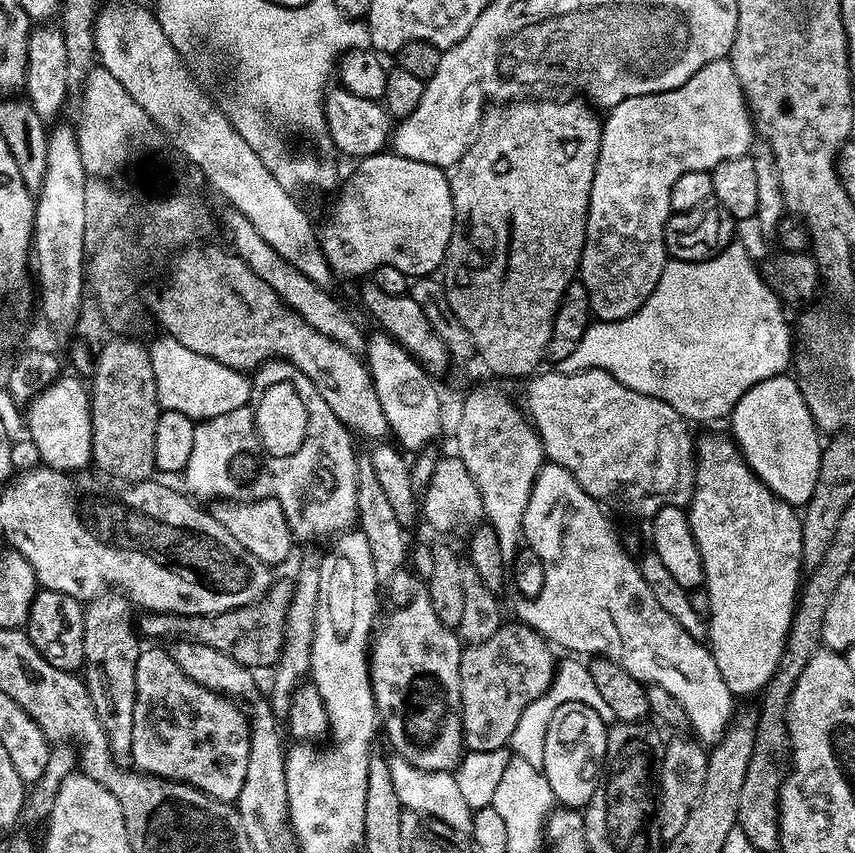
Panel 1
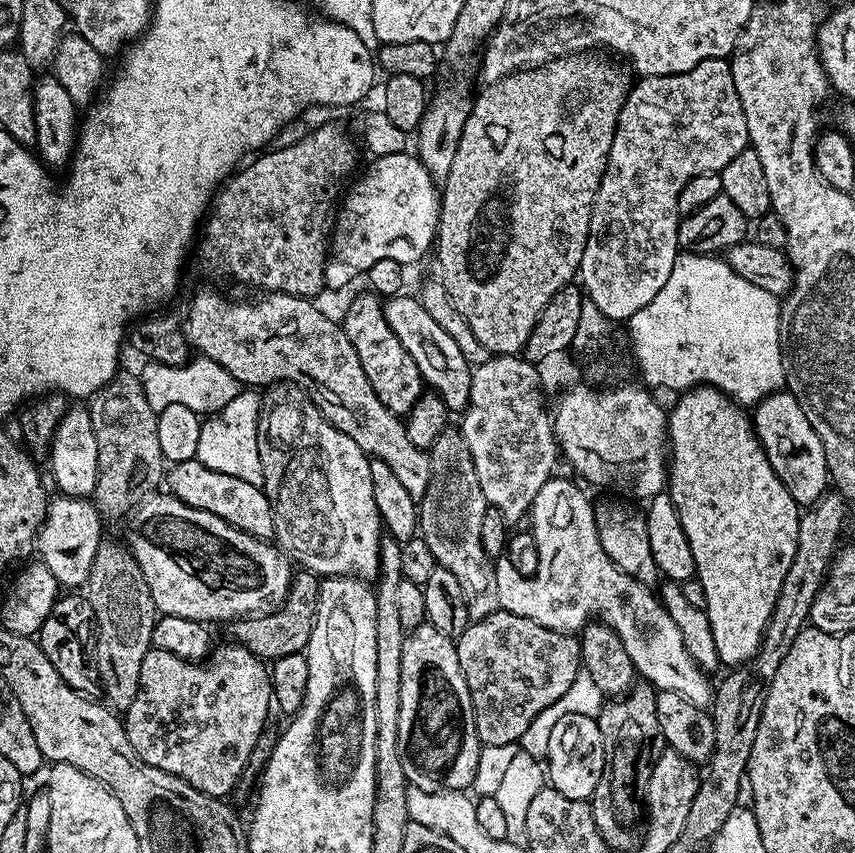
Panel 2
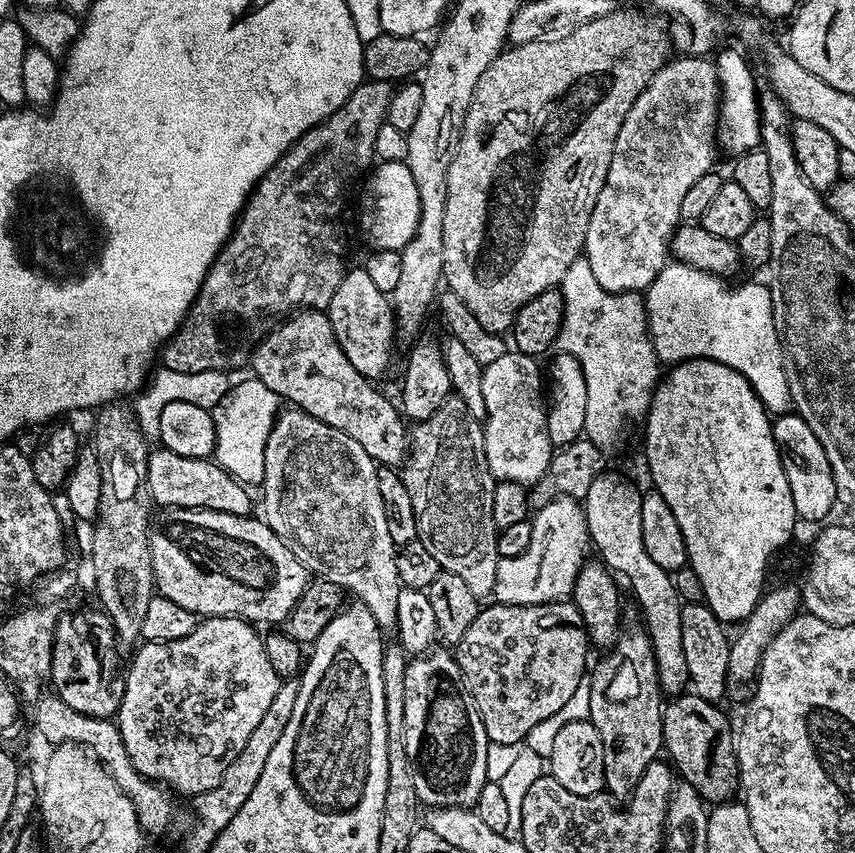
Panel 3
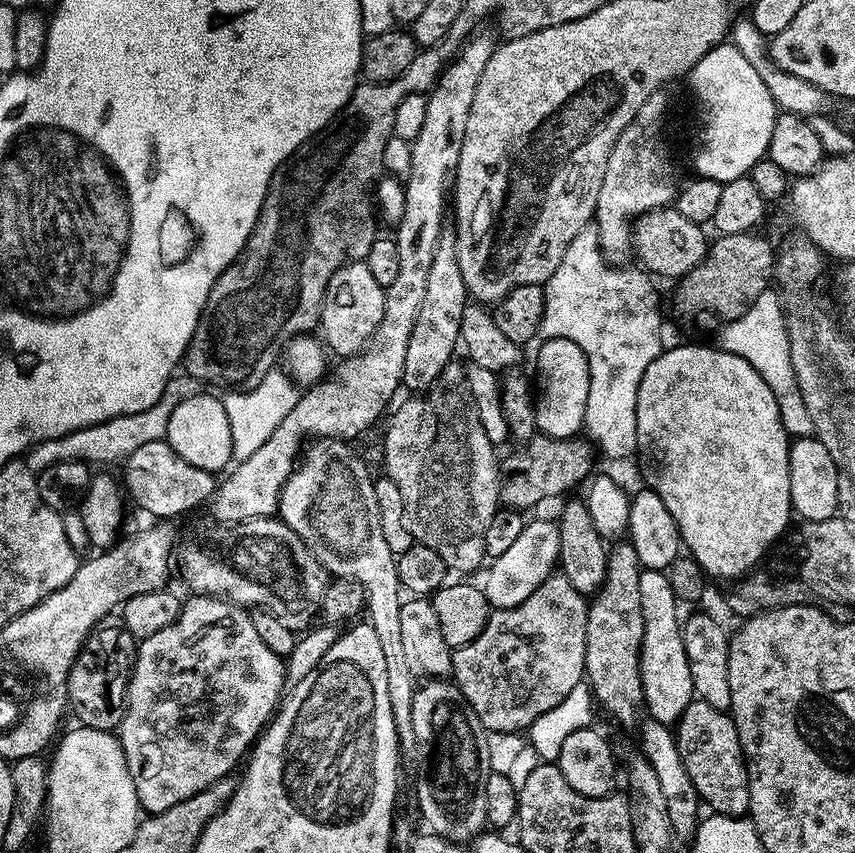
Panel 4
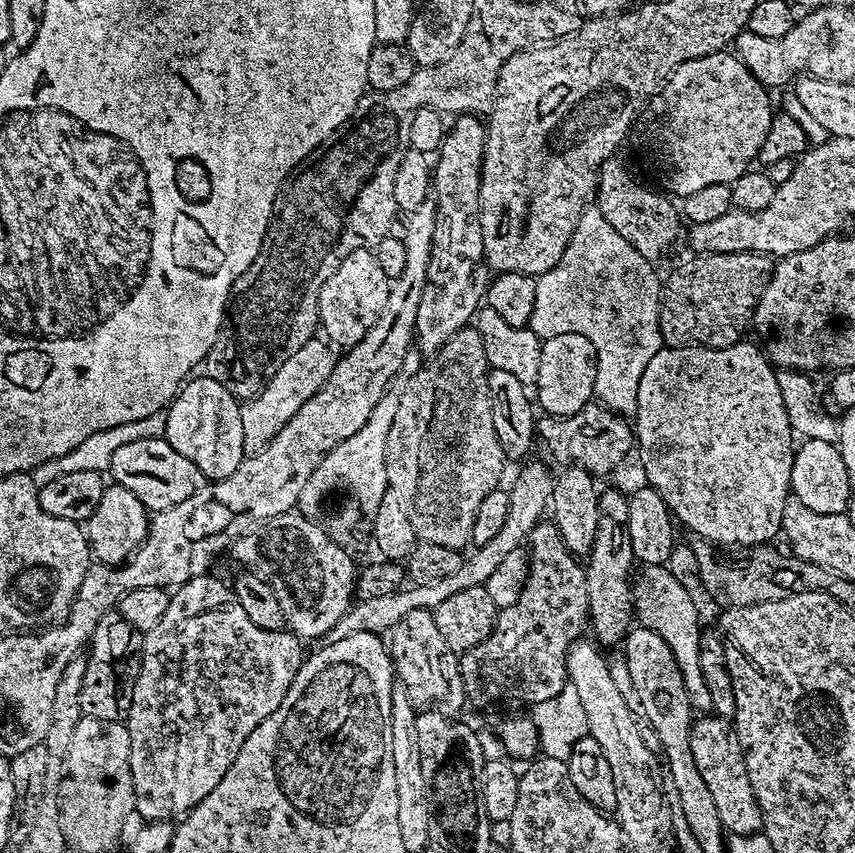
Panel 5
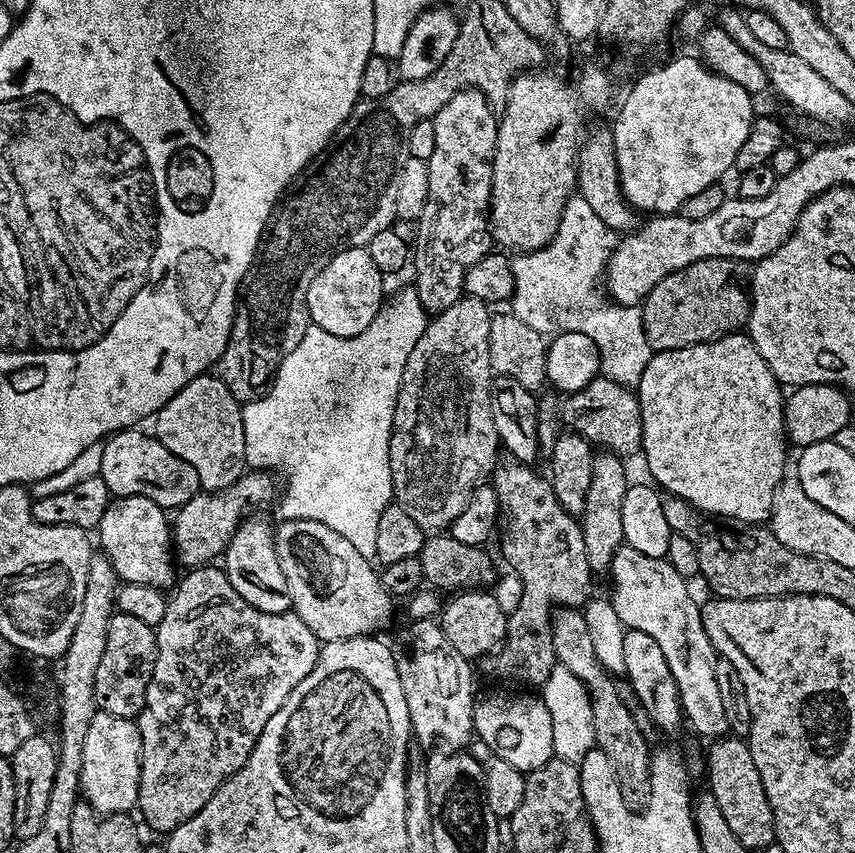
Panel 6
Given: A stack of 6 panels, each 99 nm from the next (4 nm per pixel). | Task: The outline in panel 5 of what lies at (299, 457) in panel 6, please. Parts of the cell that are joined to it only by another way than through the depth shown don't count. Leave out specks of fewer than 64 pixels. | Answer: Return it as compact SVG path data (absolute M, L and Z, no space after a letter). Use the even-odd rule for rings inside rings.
M309 342L298 349L289 360L282 362L280 369L268 380L267 386L241 407L245 453L251 454L265 448L274 438L274 434L278 434L278 430L282 430L282 426L290 422L290 418L294 418L296 411L324 385L326 378L332 373L333 349L327 343L316 343ZM385 394L374 406L374 412L370 414L366 424L352 438L346 438L346 442L334 446L324 455L310 481L311 487L316 487L318 495L326 495L337 484L352 492L357 505L365 504L368 510L375 509L380 499L389 491L388 479L384 473L384 451L386 434L390 434L390 422L394 422L394 410L398 410L398 402L391 395Z

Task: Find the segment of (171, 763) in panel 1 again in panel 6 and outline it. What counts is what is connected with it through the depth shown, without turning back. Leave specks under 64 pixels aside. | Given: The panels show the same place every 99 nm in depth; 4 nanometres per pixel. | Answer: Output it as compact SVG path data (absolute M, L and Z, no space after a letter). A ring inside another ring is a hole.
M196 566L191 569L192 572L184 581L181 579L175 585L174 591L167 597L168 605L166 614L162 614L162 622L155 625L156 647L154 655L156 661L150 664L150 678L148 689L145 692L145 704L140 714L135 717L136 725L140 731L140 785L138 786L138 805L139 819L149 824L156 832L171 834L178 825L186 822L206 802L210 802L212 795L220 789L220 785L236 773L248 760L248 756L254 750L256 739L262 734L266 722L270 722L272 715L277 712L286 702L286 698L310 674L310 670L316 668L316 663L320 657L322 641L310 630L310 626L294 610L286 612L270 613L258 610L242 599L238 590L228 580L228 574L220 566Z

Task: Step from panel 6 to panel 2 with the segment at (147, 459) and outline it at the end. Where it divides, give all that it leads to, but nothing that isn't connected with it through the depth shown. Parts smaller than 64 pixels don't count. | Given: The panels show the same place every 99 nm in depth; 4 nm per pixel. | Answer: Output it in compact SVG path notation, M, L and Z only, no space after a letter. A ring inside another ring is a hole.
M198 459L172 464L166 472L167 480L167 491L182 502L186 502L186 506L206 510L222 518L222 522L259 540L271 541L275 537L274 512L271 510L270 498L261 485L242 482L242 478L234 478L230 474L210 470L210 466L206 466Z

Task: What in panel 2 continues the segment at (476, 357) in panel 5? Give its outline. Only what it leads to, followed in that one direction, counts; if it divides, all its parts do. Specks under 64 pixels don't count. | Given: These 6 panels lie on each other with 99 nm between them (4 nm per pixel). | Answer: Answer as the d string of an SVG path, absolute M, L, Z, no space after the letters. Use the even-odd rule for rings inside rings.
M445 430L430 449L432 458L432 480L424 491L424 499L419 501L418 511L420 523L419 535L430 546L430 554L434 554L439 567L450 570L454 578L458 578L458 586L462 586L462 594L466 598L466 610L469 621L481 620L490 614L501 611L498 602L498 578L493 557L482 550L482 518L486 518L489 504L479 490L478 474L475 473L474 462L471 460L470 450L463 440L460 430Z

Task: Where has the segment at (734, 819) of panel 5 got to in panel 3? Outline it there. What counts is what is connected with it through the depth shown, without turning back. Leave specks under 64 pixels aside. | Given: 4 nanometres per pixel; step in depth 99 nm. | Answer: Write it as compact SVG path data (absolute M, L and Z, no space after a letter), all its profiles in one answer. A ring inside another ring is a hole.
M676 694L663 705L663 751L674 765L679 779L694 786L709 805L715 806L733 799L740 788L740 771L736 761L734 724L728 721L719 703L693 694Z

